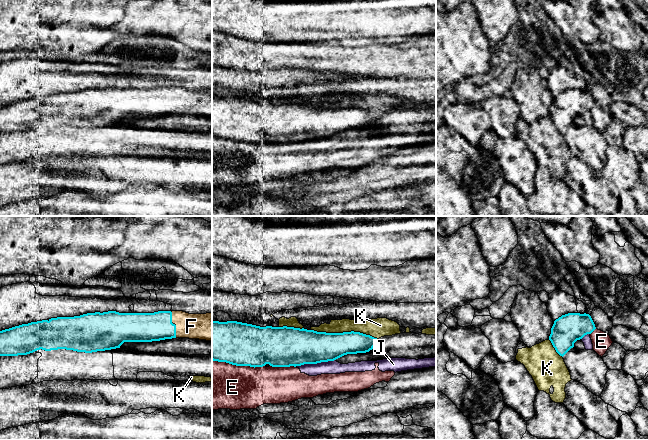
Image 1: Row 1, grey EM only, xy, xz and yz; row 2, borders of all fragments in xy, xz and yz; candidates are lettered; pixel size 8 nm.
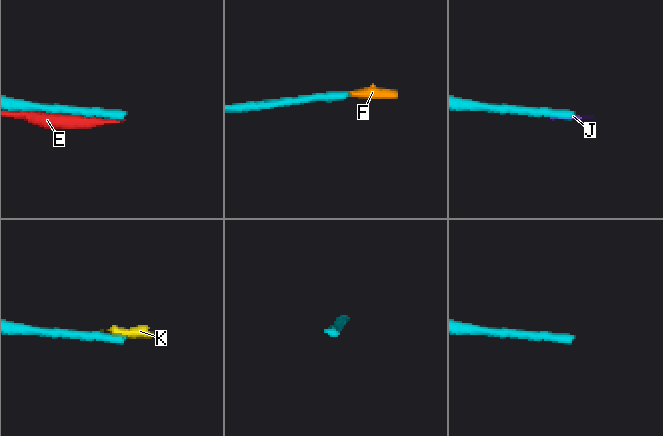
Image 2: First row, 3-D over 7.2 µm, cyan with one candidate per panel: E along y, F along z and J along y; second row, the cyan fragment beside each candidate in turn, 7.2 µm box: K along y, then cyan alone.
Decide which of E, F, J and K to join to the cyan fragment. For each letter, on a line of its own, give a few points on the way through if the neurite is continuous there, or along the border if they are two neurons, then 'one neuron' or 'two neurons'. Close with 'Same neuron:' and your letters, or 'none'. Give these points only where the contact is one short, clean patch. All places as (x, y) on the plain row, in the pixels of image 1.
E: two neurons
F: way xy (143, 103), (174, 100), (193, 102); one neuron
J: two neurons
K: two neurons
Same neuron: F

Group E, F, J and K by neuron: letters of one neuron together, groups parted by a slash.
E J / F / K

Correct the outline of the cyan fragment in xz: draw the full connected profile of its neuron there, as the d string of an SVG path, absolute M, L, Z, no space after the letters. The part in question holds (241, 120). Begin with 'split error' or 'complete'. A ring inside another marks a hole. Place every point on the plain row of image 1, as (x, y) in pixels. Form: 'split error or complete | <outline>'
complete | M212 97L212 136L226 138L236 142L263 143L269 140L272 143L301 142L334 137L347 130L366 129L373 125L377 114L360 108L326 109L294 103L260 103L252 100L227 97Z

